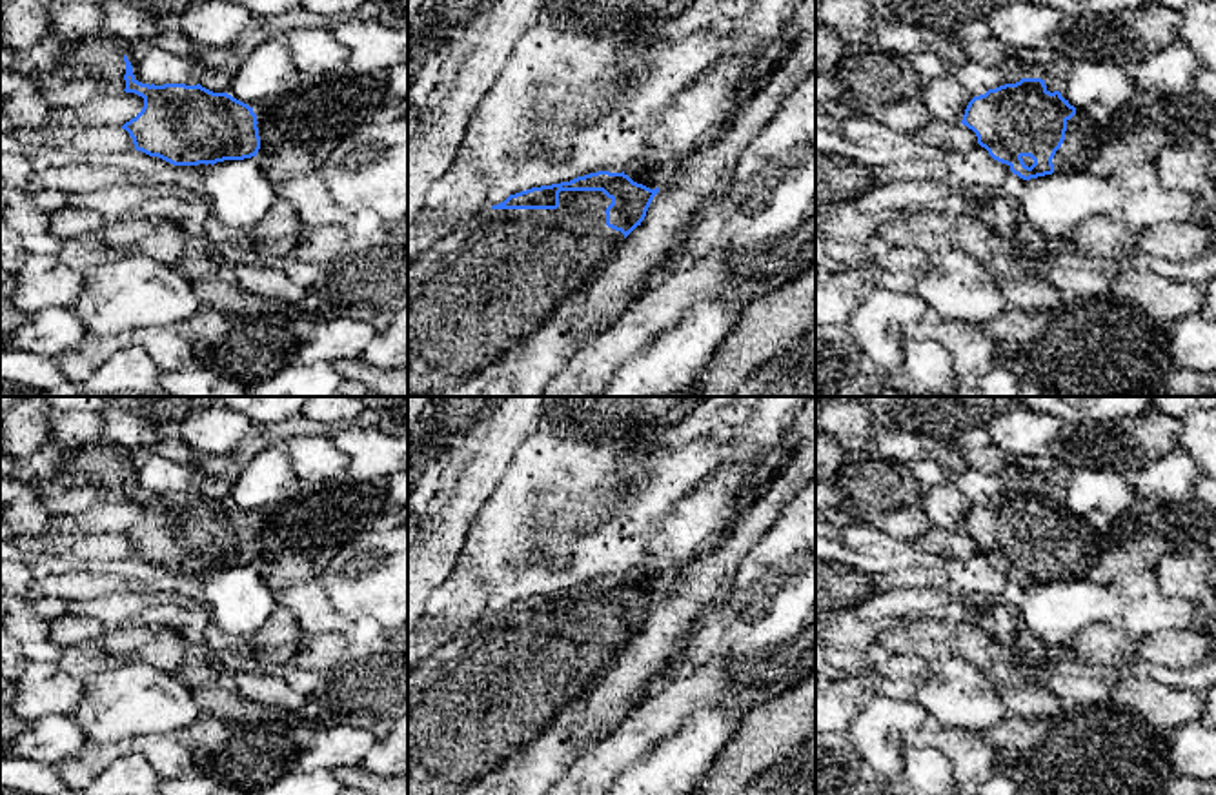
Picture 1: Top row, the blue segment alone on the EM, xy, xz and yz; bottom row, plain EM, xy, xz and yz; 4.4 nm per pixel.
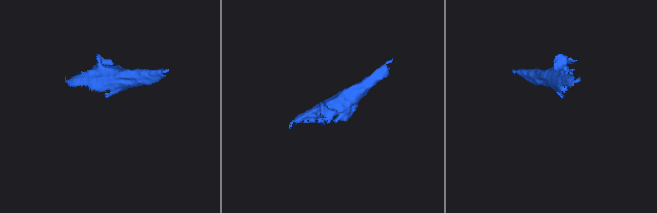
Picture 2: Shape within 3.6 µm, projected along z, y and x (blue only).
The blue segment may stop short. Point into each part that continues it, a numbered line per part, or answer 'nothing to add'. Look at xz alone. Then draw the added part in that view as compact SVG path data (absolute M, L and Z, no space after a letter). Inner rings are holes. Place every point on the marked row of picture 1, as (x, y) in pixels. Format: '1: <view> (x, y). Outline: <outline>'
1: xz (477, 293). Outline: M561 191L557 209L488 207L419 253L408 267L408 397L439 397L442 391L462 384L466 378L501 360L510 351L519 349L548 320L564 311L568 300L572 300L579 291L588 289L601 271L615 258L617 249L624 240L621 231L606 226L604 211L610 204L612 198L608 198L603 191Z

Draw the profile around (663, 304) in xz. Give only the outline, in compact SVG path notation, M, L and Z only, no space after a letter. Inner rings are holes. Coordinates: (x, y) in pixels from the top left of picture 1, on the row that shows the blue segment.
M714 251L675 271L644 291L610 327L581 346L539 397L601 397L619 366L632 353L639 351L654 335L679 322L699 297L708 291L726 291L732 284L734 271L723 251Z

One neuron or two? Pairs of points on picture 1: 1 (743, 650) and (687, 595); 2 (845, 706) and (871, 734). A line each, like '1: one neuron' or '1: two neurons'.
1: two neurons
2: two neurons

